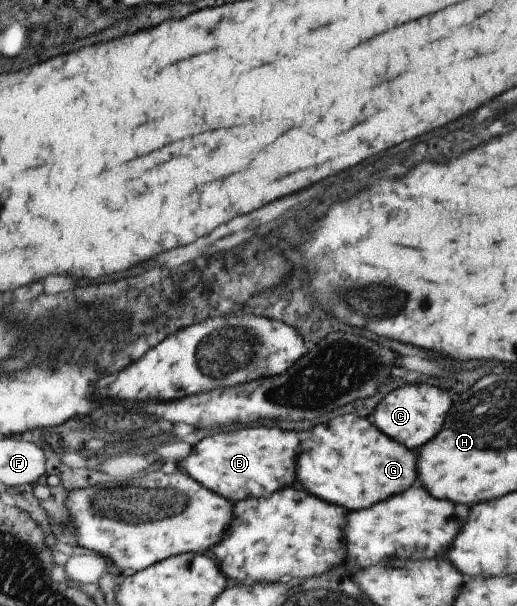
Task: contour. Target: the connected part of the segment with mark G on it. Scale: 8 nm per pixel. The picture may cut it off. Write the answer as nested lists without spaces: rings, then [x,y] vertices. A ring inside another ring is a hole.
[[[346,414],[330,420],[328,424],[316,426],[308,436],[300,436],[300,456],[298,456],[298,480],[304,488],[338,506],[348,506],[348,510],[370,508],[394,494],[408,490],[416,482],[416,454],[394,440],[386,440],[384,433],[376,430],[372,422]]]

